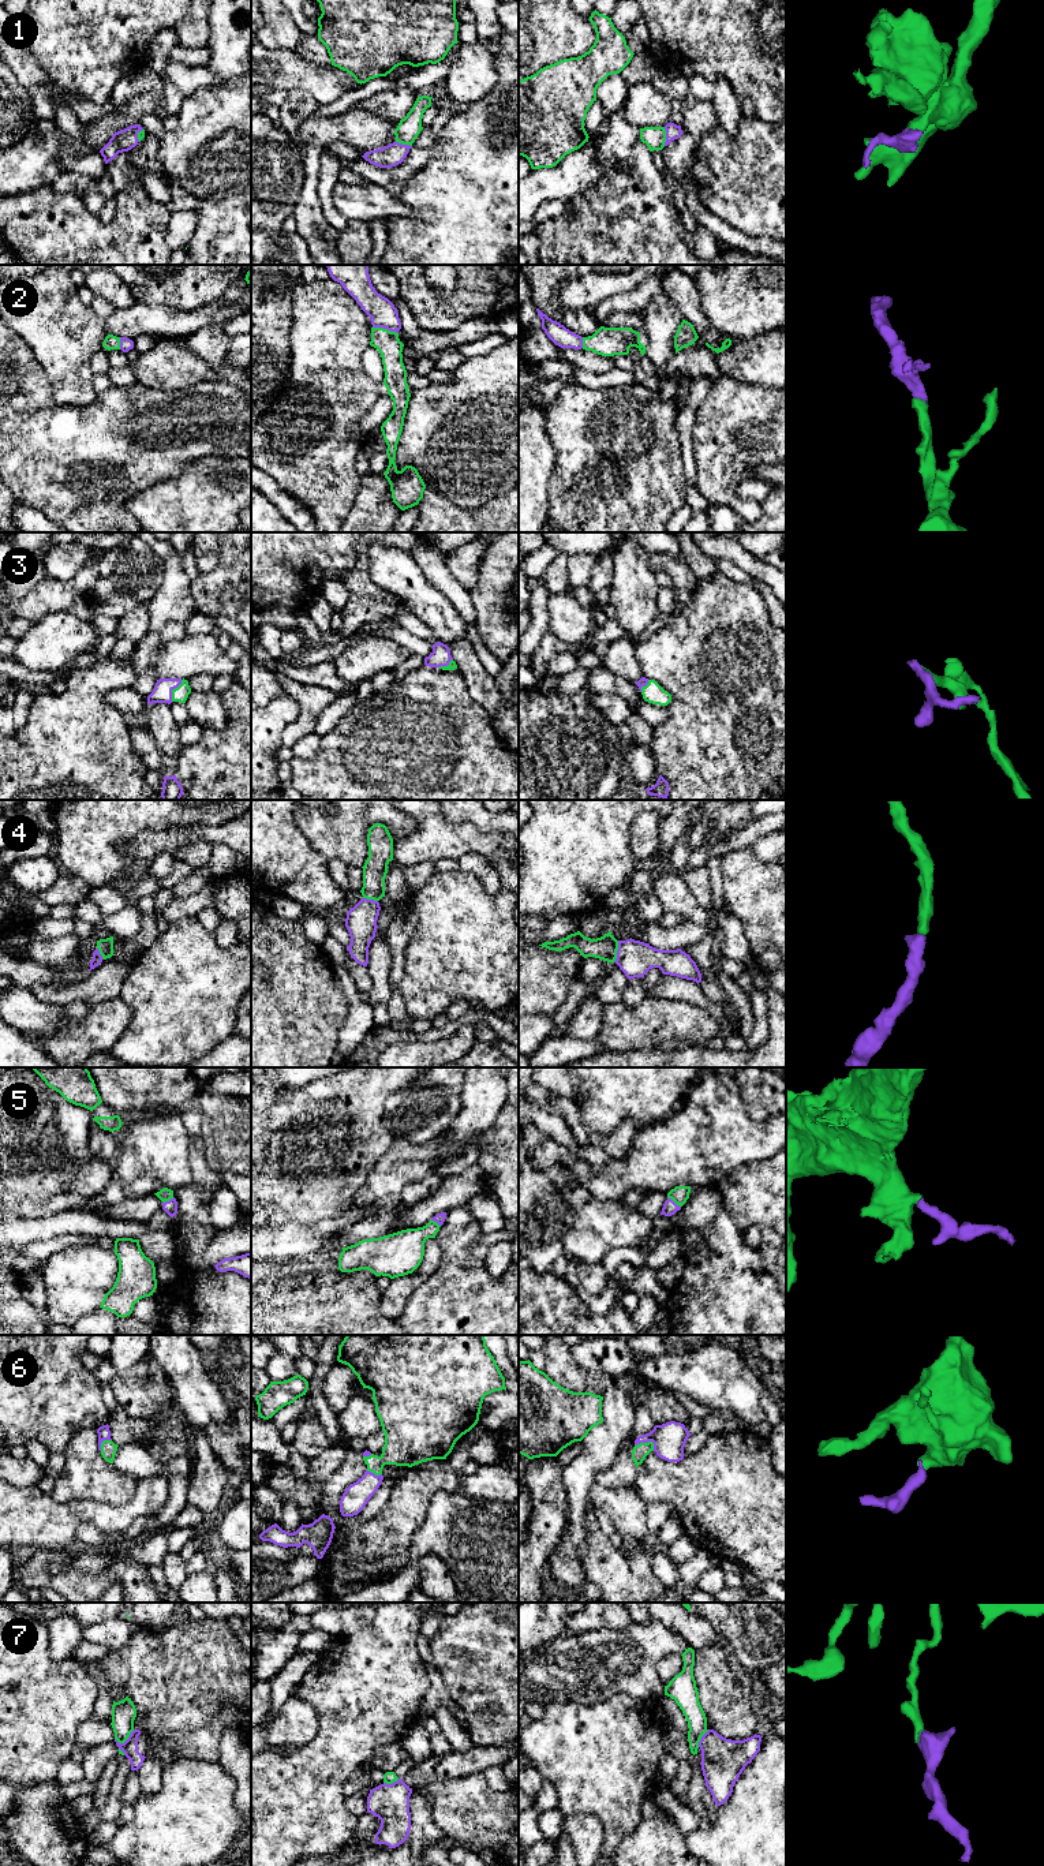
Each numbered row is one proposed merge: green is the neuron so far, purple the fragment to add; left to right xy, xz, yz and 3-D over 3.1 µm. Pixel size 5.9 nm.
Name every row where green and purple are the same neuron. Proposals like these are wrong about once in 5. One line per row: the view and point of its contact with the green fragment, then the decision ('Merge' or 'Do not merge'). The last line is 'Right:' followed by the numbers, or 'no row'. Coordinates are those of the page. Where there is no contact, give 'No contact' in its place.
1: Touches green at yz (665, 137). Merge
2: Touches green at xz (385, 329). Merge
3: Touches green at xy (172, 691). Merge
4: Touches green at yz (616, 952). Merge
5: Touches green at yz (674, 1201). Merge
6: Touches green at yz (648, 1442). Merge
7: Touches green at xy (124, 1741). Do not merge
Right: 1, 2, 3, 4, 5, 6

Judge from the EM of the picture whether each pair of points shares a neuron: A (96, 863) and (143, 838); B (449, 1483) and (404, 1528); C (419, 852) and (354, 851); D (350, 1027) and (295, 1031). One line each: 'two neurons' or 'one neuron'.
A: two neurons
B: one neuron
C: two neurons
D: two neurons

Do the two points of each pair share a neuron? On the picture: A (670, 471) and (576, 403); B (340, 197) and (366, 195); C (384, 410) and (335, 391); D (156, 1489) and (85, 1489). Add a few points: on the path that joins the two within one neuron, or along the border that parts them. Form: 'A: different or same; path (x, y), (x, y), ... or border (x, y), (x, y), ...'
A: same; path (644, 471), (597, 429)
B: same; path (347, 197), (359, 197)
C: different; border (381, 395), (359, 421), (359, 426), (366, 433)
D: different; border (138, 1480), (134, 1494), (126, 1502), (104, 1502)

